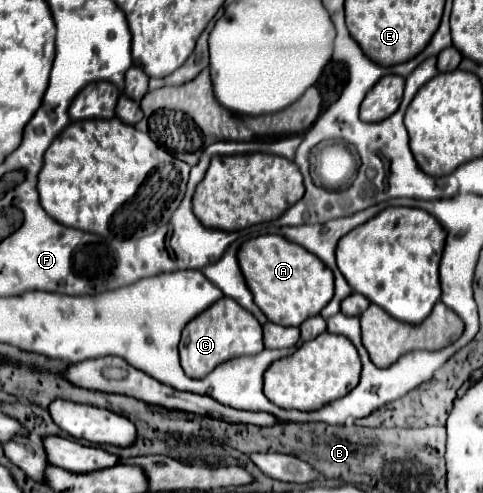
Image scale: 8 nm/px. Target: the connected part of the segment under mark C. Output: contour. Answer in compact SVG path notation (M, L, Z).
M224 296L186 324L180 340L180 364L190 378L204 378L220 362L244 354L258 354L262 350L264 344L260 322L238 302Z

